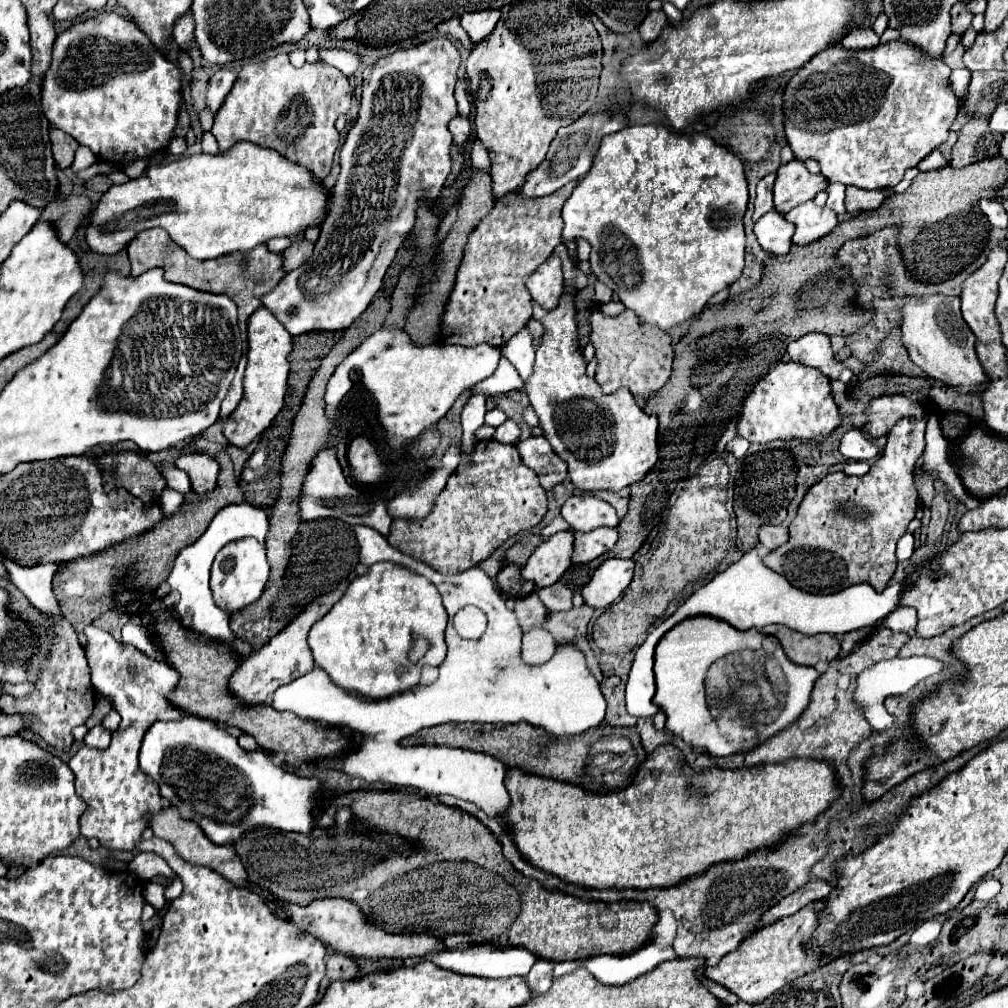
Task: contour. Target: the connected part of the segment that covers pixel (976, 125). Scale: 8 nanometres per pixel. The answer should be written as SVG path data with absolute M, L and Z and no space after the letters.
M973 118L959 130L959 140L951 150L951 166L963 168L999 154L1003 134L991 132L987 118Z

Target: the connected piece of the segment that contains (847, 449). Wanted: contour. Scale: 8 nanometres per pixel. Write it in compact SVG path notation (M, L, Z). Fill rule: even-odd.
M849 430L841 438L839 452L847 460L869 460L875 458L881 450L871 440L867 440L867 436L861 430Z

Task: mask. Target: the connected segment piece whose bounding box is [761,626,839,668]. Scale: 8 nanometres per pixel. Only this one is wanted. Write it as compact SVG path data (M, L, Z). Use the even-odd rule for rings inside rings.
M765 626L761 632L777 636L787 658L793 660L795 664L819 668L823 664L829 664L839 654L839 640L831 634L805 636L785 626Z

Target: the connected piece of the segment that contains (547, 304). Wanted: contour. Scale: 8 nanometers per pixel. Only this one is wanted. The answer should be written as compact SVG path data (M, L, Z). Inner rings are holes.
M551 256L545 260L527 280L527 290L531 292L531 298L545 310L553 310L563 294L563 272L561 272L561 260L557 256Z

